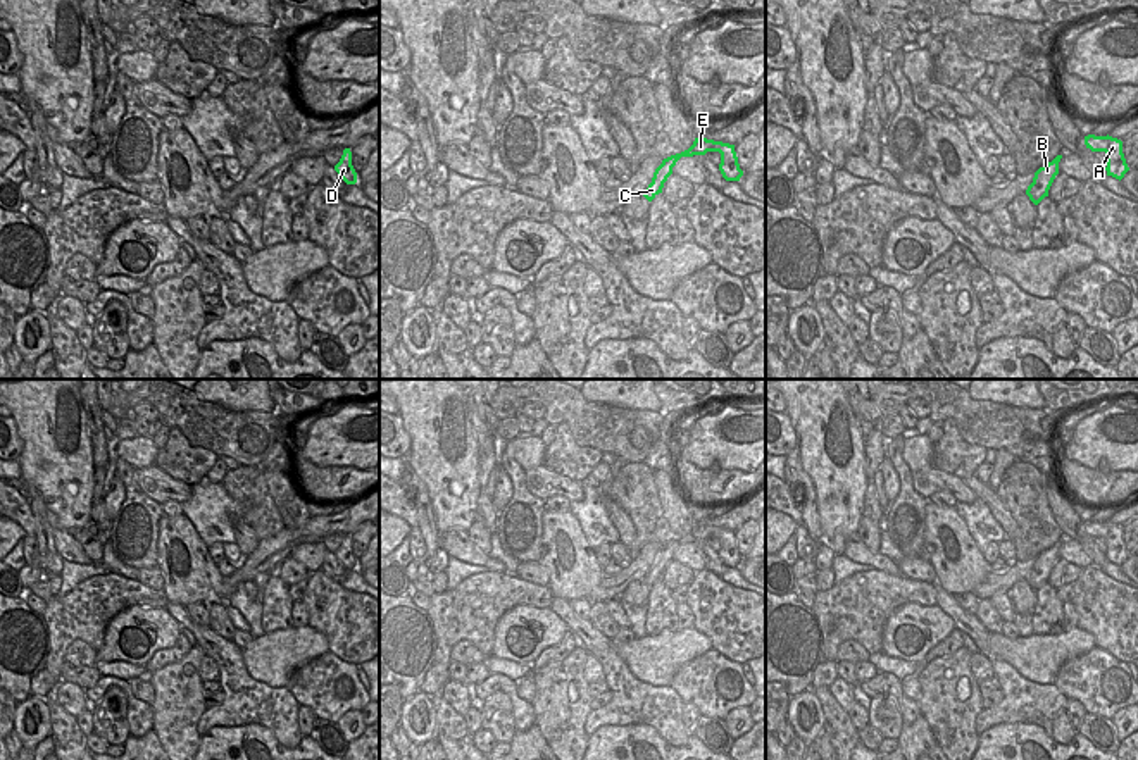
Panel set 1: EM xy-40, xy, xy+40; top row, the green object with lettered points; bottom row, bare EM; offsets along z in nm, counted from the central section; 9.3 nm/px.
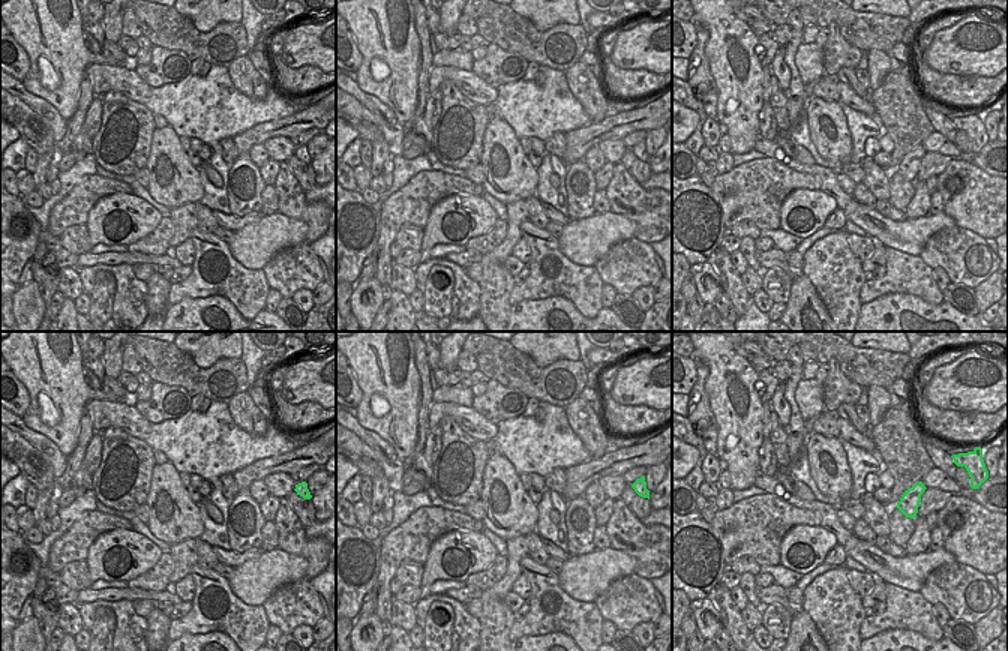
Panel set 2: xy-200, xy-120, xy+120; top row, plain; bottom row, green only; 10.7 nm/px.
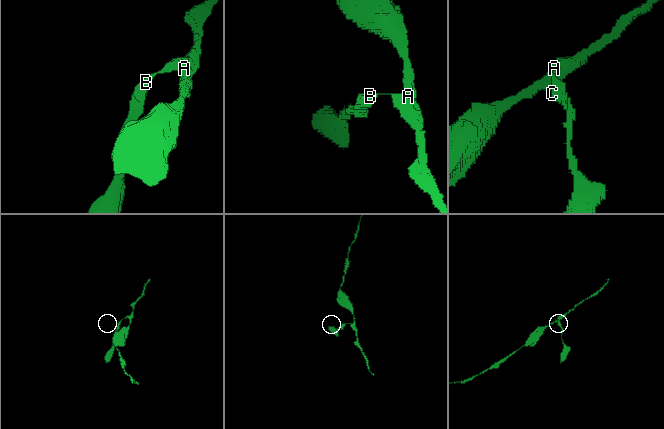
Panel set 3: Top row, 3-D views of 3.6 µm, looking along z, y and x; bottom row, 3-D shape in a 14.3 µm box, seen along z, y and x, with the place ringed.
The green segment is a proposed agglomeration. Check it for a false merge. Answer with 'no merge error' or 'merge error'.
no merge error

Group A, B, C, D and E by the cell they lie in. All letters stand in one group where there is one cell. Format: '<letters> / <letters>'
A B C D E

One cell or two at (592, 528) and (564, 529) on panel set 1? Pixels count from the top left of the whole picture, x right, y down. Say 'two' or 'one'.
two

